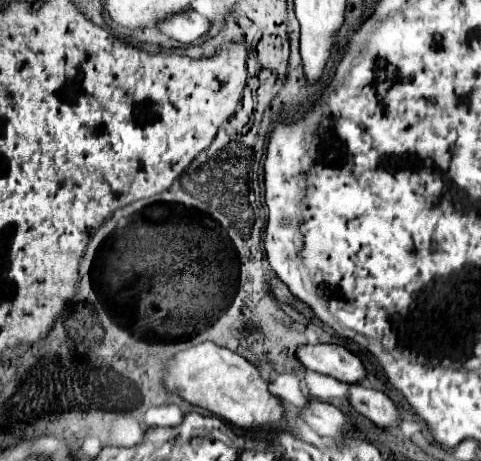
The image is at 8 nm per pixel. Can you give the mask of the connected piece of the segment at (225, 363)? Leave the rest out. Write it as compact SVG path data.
M202 342L188 350L174 354L166 362L164 386L168 392L178 394L190 404L210 410L218 418L240 428L280 428L284 408L280 398L268 392L268 382L260 376L258 368L240 354L222 348L214 342Z

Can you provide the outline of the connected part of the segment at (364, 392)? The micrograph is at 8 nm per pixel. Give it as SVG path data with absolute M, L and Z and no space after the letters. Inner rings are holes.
M350 384L348 392L350 392L348 394L350 406L354 406L358 414L370 418L374 424L386 428L394 426L394 422L398 420L398 410L384 392L366 388L362 384Z

